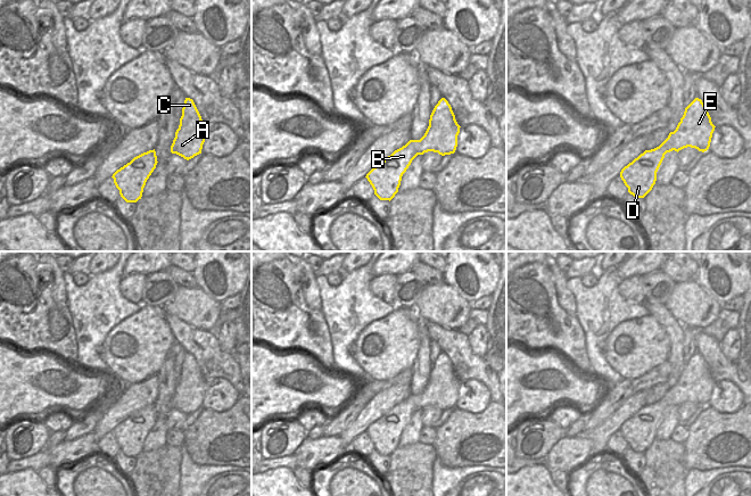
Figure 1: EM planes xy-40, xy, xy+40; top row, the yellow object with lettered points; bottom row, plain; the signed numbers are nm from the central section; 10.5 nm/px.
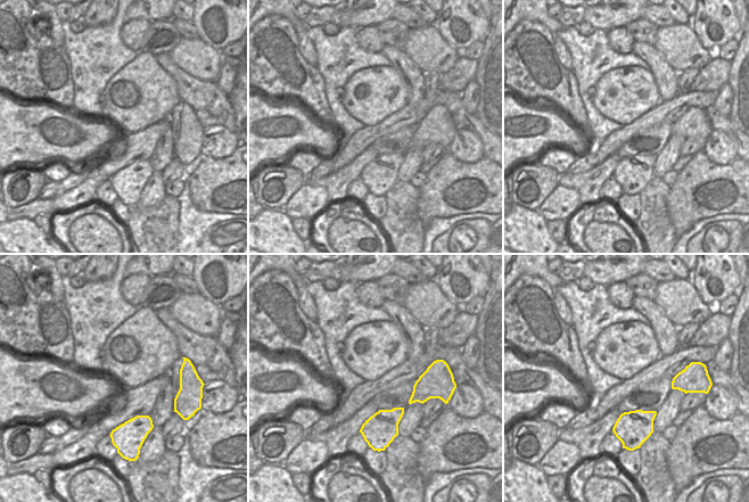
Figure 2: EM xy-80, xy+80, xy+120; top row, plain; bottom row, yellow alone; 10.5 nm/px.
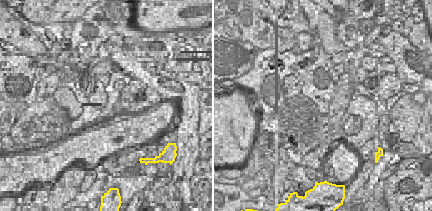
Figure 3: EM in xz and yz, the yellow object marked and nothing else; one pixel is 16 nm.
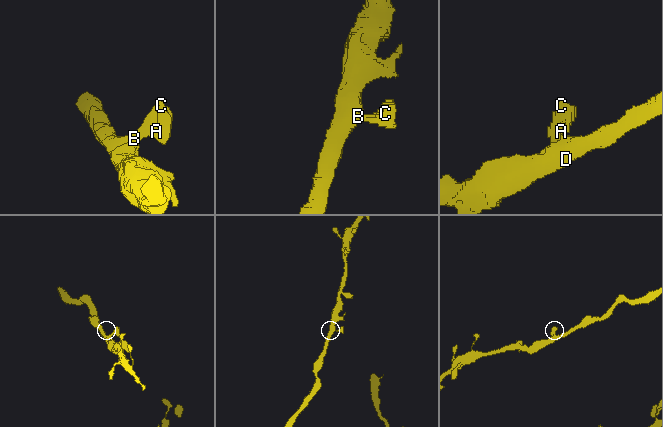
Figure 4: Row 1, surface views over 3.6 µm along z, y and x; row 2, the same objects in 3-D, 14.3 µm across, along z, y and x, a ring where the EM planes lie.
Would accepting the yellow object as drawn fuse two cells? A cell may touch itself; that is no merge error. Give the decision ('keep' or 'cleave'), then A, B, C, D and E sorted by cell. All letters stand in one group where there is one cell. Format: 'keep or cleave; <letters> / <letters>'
keep; A B C D E

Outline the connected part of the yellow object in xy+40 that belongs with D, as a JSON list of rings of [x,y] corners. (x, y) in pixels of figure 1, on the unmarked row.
[[[695,353],[684,366],[676,385],[657,403],[645,405],[620,427],[620,432],[628,447],[636,453],[644,453],[657,436],[657,427],[667,407],[691,402],[707,406],[710,402],[715,380],[701,354]]]

